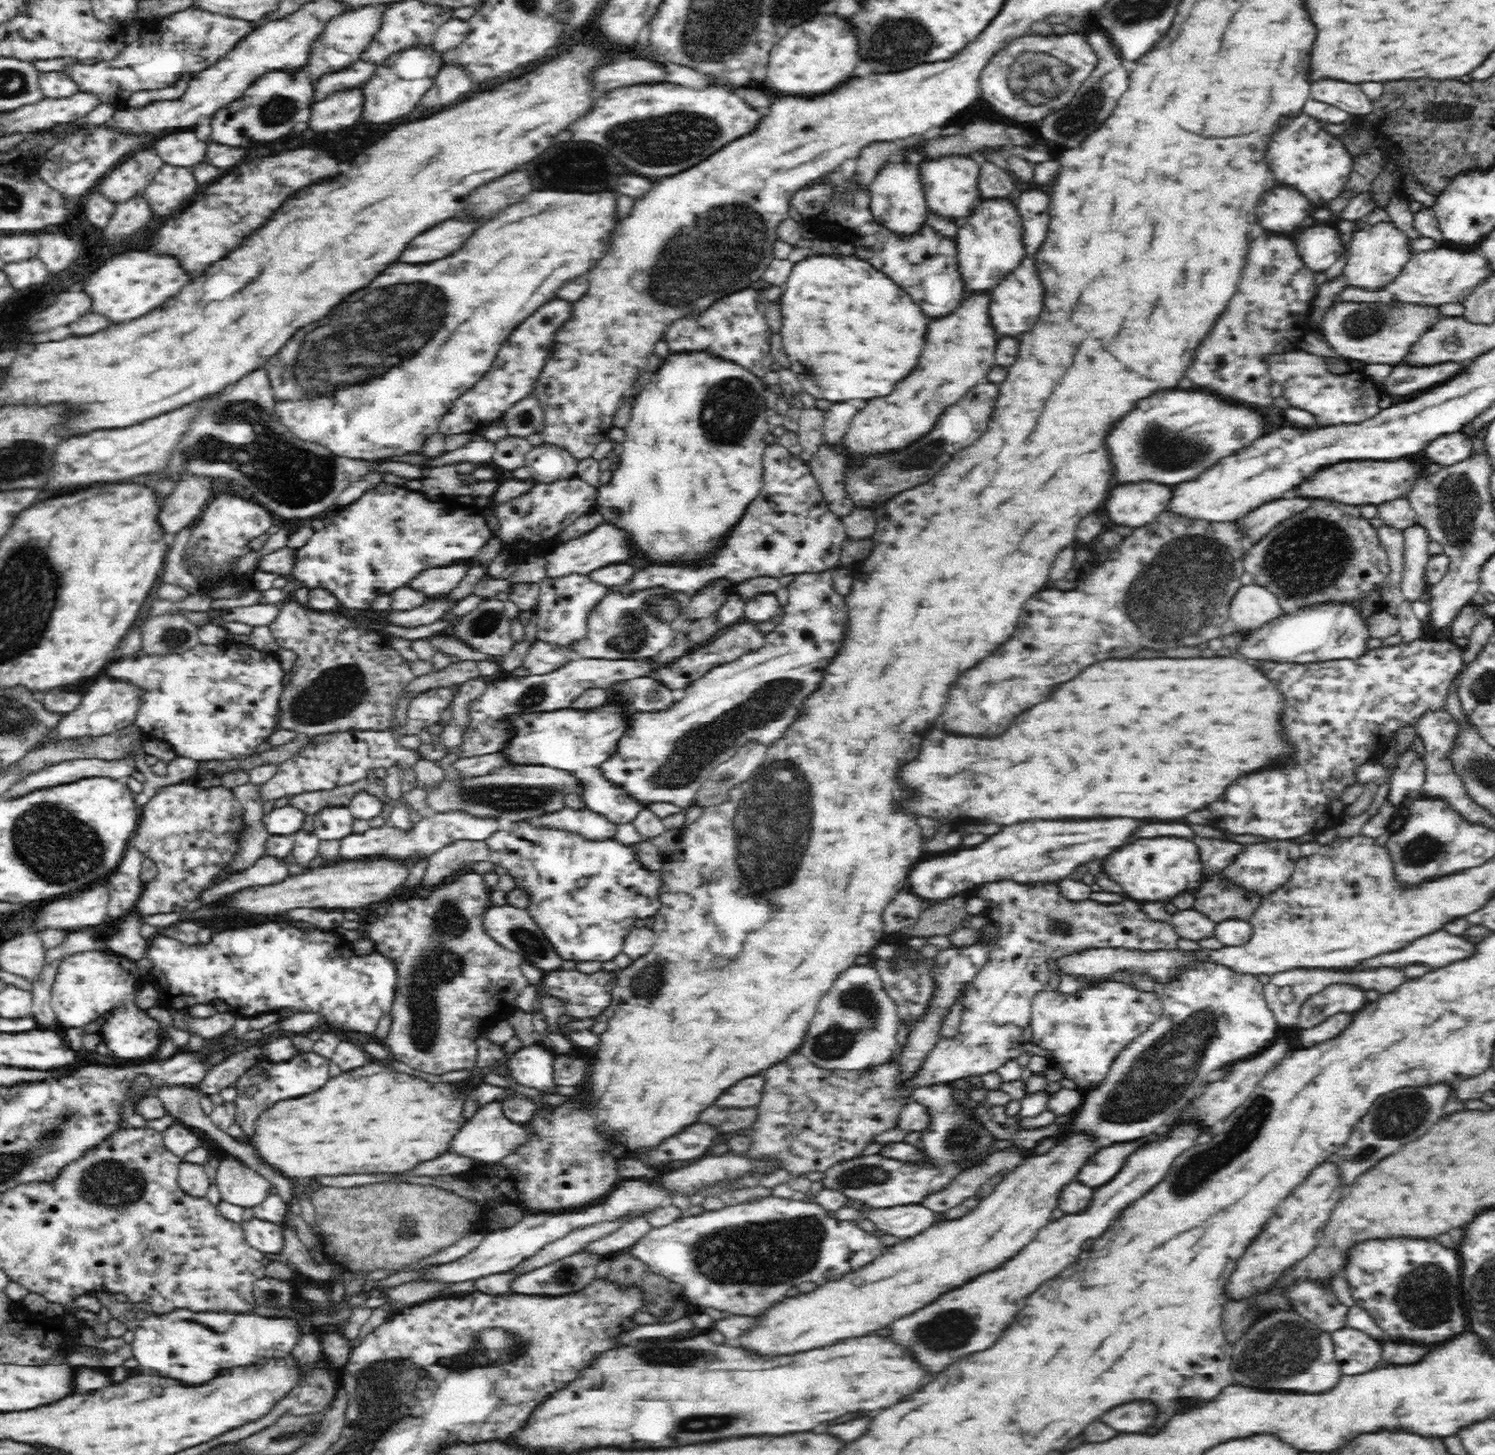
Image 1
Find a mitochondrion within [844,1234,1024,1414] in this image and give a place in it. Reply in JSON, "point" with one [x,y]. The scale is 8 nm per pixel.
{"point":[949,1329]}

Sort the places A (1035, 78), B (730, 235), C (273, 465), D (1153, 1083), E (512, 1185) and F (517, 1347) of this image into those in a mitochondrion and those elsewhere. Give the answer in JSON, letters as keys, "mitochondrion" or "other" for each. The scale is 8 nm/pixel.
{"A":"mitochondrion","B":"mitochondrion","C":"mitochondrion","D":"mitochondrion","E":"mitochondrion","F":"mitochondrion"}

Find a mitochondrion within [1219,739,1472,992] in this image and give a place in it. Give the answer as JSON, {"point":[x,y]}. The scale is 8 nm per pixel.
{"point":[1424,848]}

